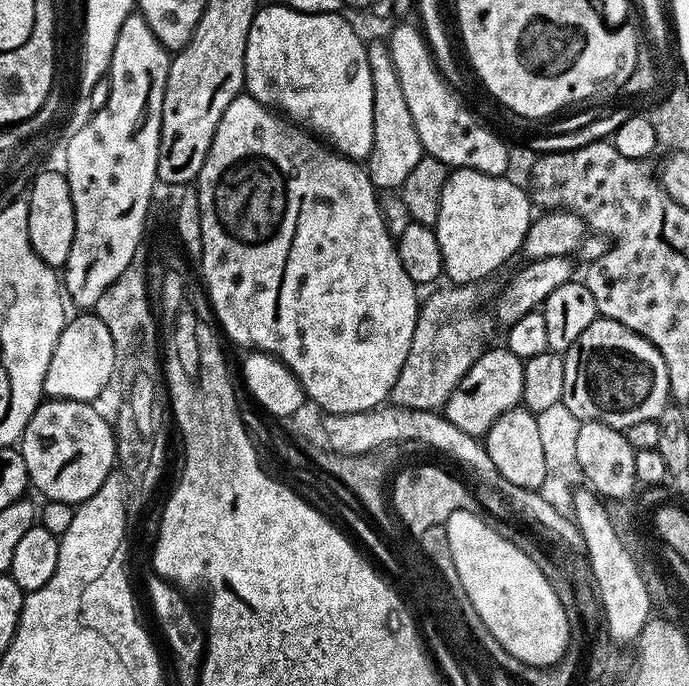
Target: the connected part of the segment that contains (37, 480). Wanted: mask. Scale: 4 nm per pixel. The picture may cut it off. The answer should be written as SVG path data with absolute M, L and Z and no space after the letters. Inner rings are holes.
M51 398L45 399L40 405L34 410L34 414L30 418L30 422L26 426L23 436L18 441L18 447L22 458L26 462L26 470L28 471L28 478L33 489L37 488L38 491L44 495L44 498L48 500L57 500L63 504L71 504L73 506L82 503L86 498L90 498L90 494L94 494L98 491L98 486L102 486L102 482L106 482L106 478L111 474L112 471L117 467L116 462L116 433L113 425L108 424L104 421L102 413L96 409L91 403L83 400L53 400Z

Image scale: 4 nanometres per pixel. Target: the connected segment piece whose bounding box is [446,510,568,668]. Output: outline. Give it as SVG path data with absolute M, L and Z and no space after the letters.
M458 510L450 514L446 527L452 571L474 610L478 610L478 618L486 622L486 630L523 664L545 668L558 662L568 645L568 619L549 573L530 562L514 542L494 534L483 515Z

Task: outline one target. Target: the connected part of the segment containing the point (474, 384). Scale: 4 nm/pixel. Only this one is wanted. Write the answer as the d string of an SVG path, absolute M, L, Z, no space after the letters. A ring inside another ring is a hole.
M489 347L477 358L474 366L470 366L462 382L450 394L443 406L442 415L454 422L458 430L466 430L466 434L477 438L483 437L498 417L521 403L523 369L524 361L510 354L508 347Z

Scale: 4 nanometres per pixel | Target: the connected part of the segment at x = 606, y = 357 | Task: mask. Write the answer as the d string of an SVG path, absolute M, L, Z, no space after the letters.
M598 318L578 334L578 342L563 353L566 379L562 403L579 420L602 422L626 430L634 422L657 421L670 404L666 362L650 342L635 336L626 326Z

